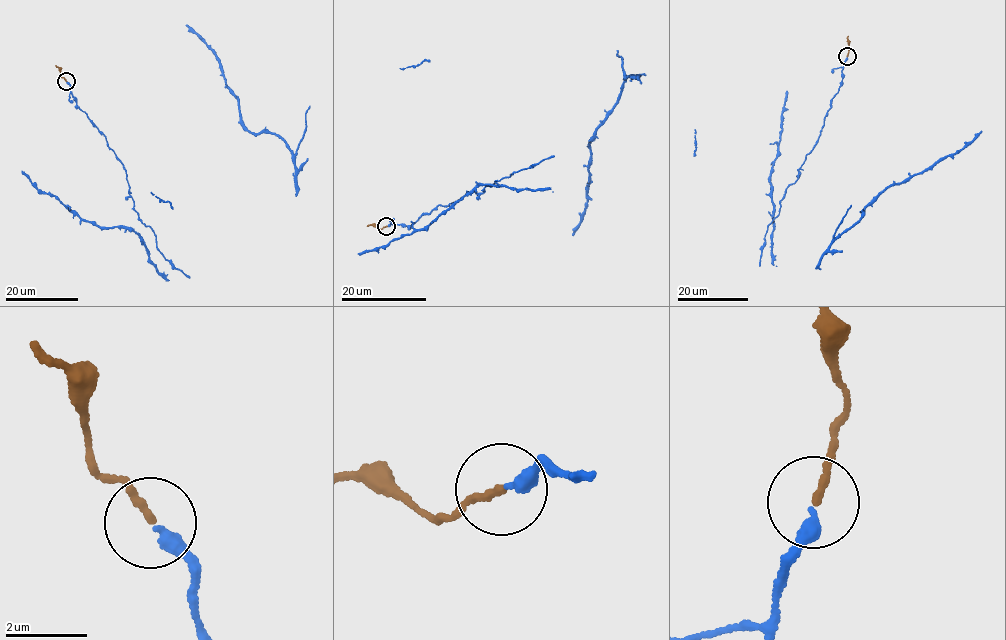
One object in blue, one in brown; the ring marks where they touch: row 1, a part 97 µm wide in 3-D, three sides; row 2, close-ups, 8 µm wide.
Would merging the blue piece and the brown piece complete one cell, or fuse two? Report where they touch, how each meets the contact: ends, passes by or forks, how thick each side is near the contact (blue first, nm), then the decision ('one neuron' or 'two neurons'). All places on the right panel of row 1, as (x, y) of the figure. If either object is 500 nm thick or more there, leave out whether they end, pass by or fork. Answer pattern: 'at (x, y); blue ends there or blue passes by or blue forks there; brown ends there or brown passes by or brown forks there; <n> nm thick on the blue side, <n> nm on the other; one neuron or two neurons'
at (847, 56); blue ends there; brown ends there; 320 nm thick on the blue side, 180 nm on the other; one neuron

